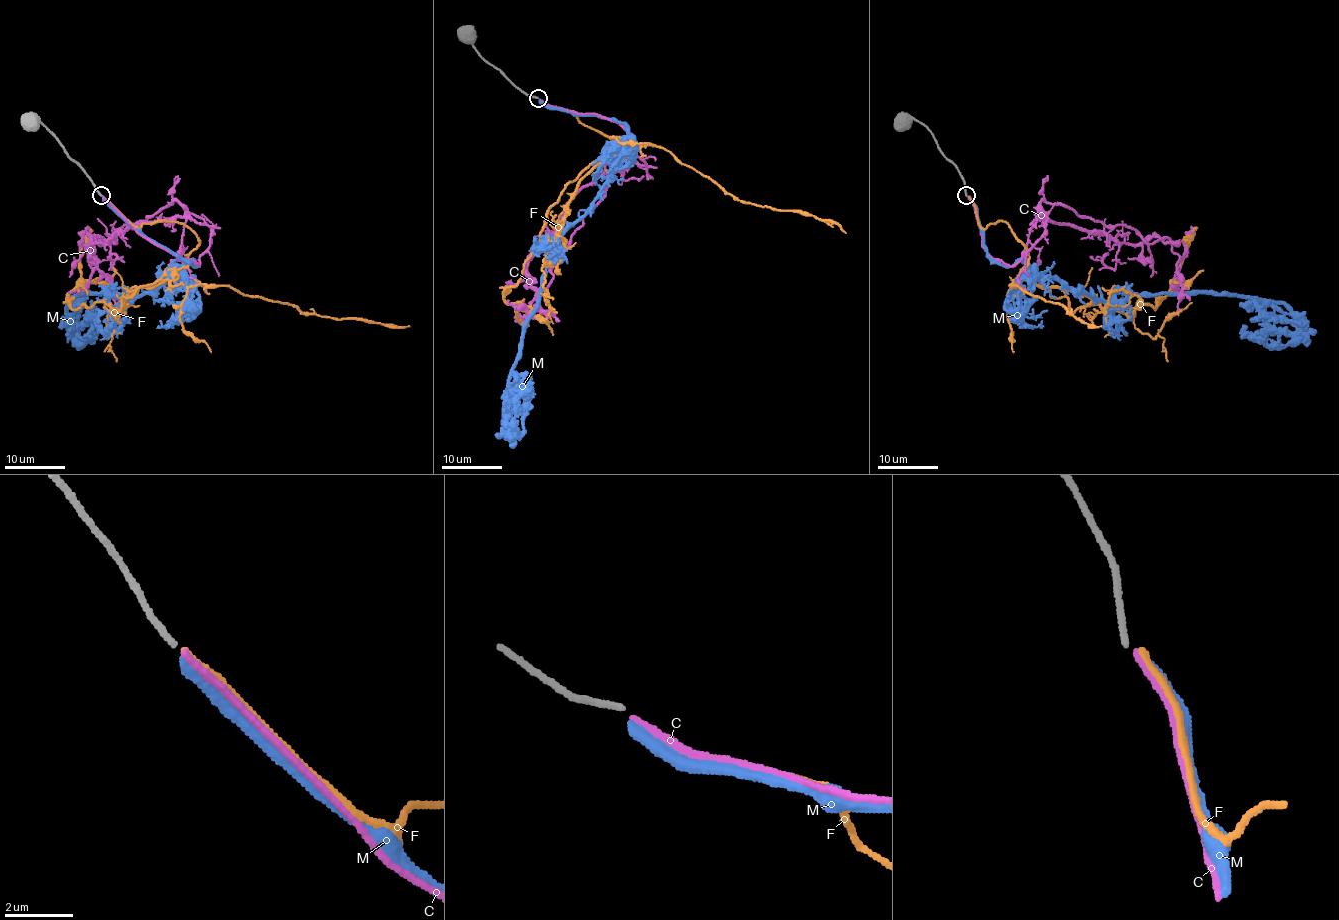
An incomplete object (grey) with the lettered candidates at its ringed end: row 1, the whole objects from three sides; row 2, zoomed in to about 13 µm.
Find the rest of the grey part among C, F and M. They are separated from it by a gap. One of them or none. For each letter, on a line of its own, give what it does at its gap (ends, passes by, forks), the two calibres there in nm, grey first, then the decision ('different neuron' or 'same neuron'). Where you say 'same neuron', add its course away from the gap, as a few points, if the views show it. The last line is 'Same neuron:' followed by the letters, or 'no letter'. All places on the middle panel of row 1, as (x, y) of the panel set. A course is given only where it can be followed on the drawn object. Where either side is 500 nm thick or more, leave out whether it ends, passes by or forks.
C: it ends there; 160 nm thick on the grey side, 180 nm on the other; same neuron; it runs (538, 99), (618, 123), (647, 176), (611, 176), (531, 303), (555, 313)
F: it ends there; 160 nm thick on the grey side, 200 nm on the other; different neuron
M: it ends there; 160 nm thick on the grey side, 360 nm on the other; different neuron
Same neuron: C

